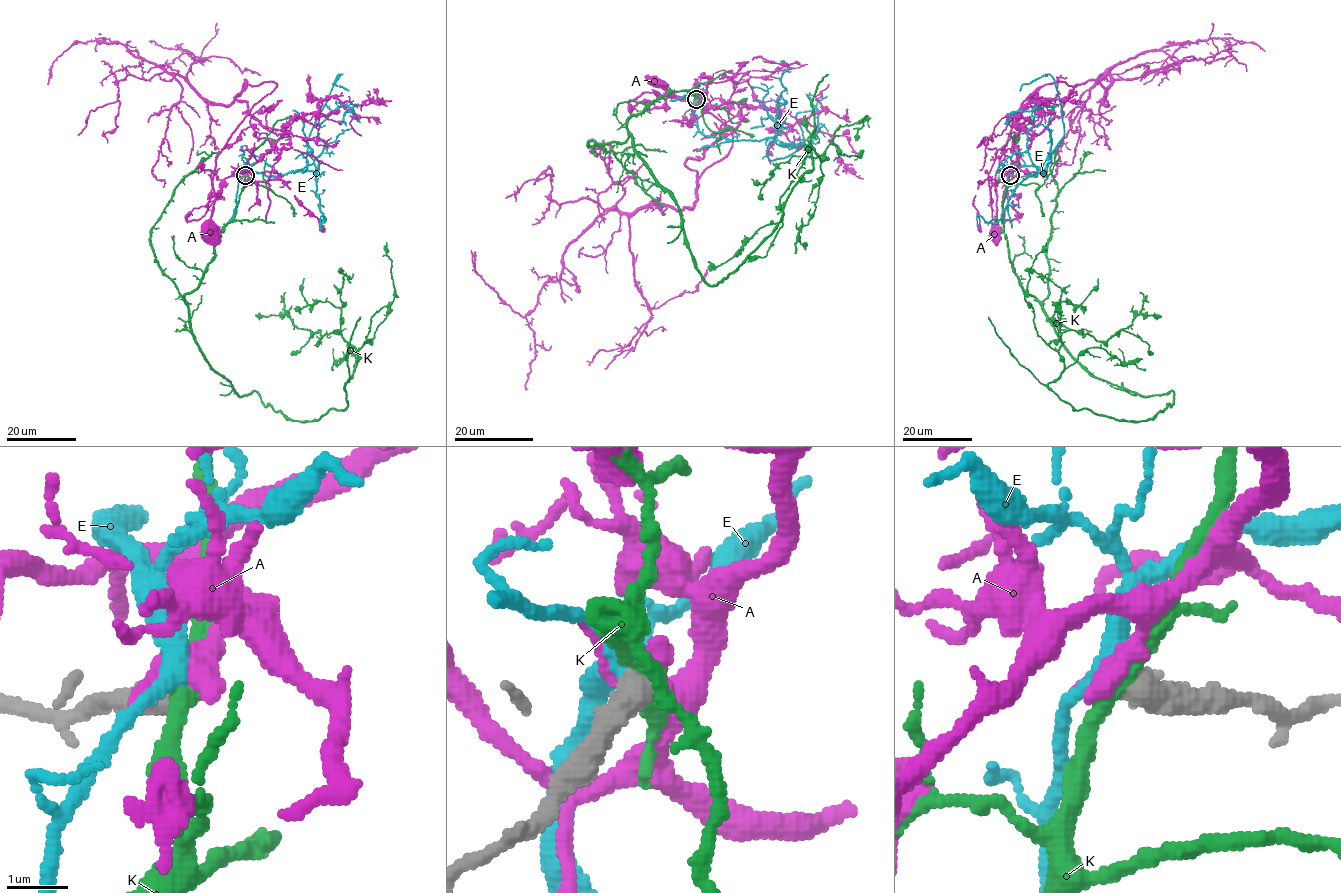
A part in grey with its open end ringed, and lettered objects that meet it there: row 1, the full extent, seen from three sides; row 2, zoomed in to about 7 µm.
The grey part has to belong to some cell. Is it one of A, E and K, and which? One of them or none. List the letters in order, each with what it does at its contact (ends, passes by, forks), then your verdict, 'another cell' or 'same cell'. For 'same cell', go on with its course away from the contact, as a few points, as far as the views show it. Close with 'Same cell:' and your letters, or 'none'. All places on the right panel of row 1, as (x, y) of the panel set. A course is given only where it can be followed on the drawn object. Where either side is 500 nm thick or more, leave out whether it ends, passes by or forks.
A: it passes by | another cell
E: it passes by | same cell | via (1010, 175), (1017, 166), (1034, 165), (1046, 176), (1041, 165), (1064, 133), (1053, 77), (1040, 77), (1019, 90)
K: it passes by | another cell
Same cell: E

